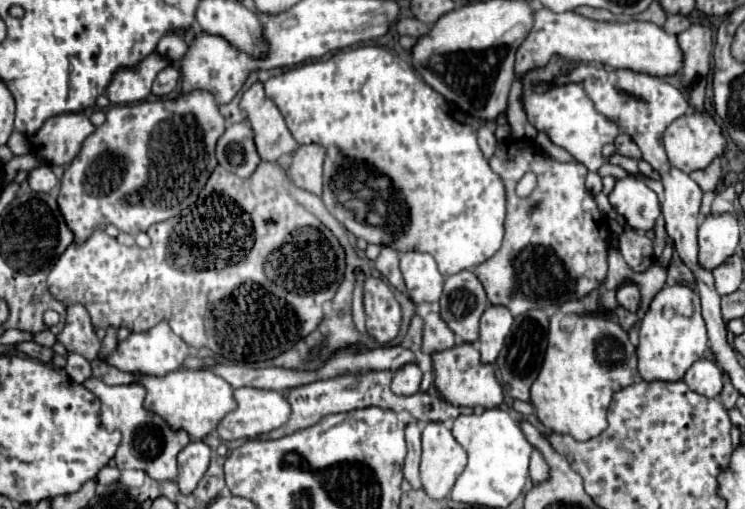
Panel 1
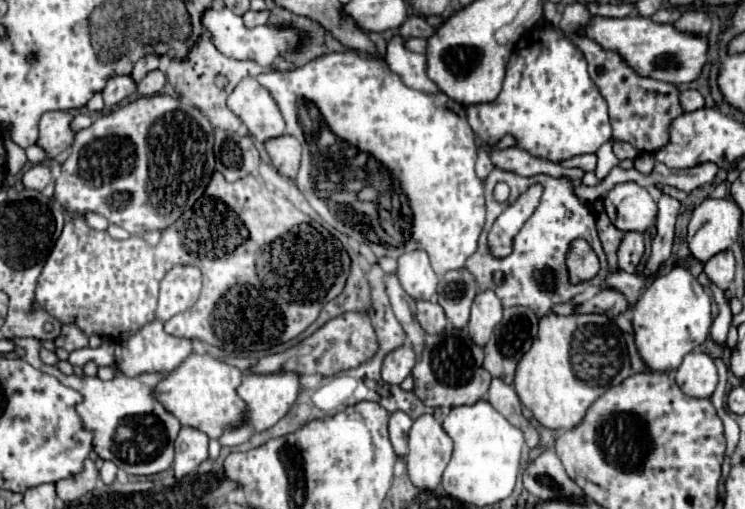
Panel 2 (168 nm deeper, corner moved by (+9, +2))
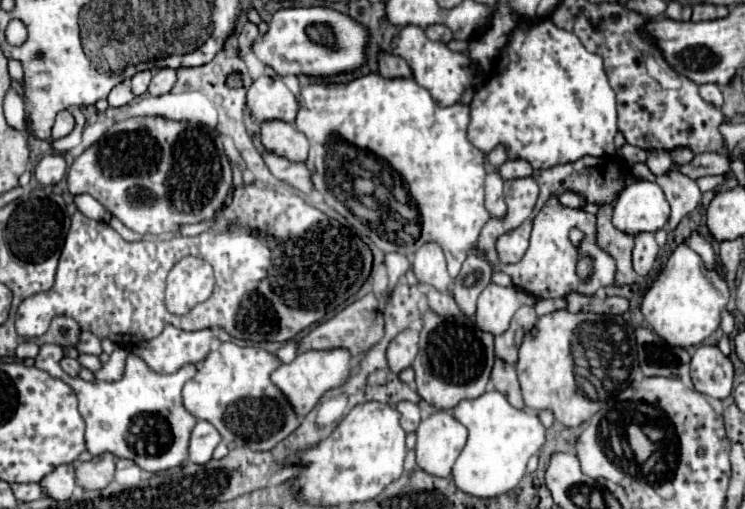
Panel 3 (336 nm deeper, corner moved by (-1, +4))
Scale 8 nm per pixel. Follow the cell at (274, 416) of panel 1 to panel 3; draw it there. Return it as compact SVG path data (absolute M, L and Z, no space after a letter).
M324 349L324 351L304 351L298 353L292 363L286 363L278 367L272 373L272 381L286 393L286 399L290 405L294 405L294 411L298 417L306 417L314 405L320 401L320 397L330 391L342 387L352 375L352 355L348 349Z

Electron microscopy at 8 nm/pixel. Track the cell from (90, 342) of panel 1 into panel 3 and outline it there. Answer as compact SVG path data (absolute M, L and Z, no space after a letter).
M82 331L80 333L80 343L76 347L80 353L88 353L88 355L100 355L102 349L100 349L100 339L88 331Z

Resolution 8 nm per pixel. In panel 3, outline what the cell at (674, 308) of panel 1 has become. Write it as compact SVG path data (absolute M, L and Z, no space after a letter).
M680 243L658 279L652 283L652 287L646 291L642 301L642 315L650 327L660 337L666 337L670 345L682 345L686 349L700 345L706 337L710 337L712 331L718 329L722 311L728 303L728 291L722 285L712 283L710 271L704 267L704 261L698 253L694 253L686 243Z

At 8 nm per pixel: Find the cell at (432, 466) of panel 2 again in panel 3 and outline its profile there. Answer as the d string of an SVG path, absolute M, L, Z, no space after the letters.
M436 411L416 429L416 461L426 473L448 477L466 443L466 427L446 411Z

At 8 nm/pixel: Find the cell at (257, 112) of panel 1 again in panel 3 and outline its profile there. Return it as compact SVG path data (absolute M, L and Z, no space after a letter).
M282 77L256 79L248 89L246 105L258 123L266 119L280 119L292 123L298 113L298 101L294 93L284 85Z

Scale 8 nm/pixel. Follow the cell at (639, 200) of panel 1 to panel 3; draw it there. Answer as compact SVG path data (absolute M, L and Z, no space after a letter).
M632 181L626 185L626 189L618 195L614 203L614 217L612 223L616 229L628 233L628 235L638 235L642 231L656 233L668 223L670 217L670 205L662 193L662 189L656 183L650 181Z

